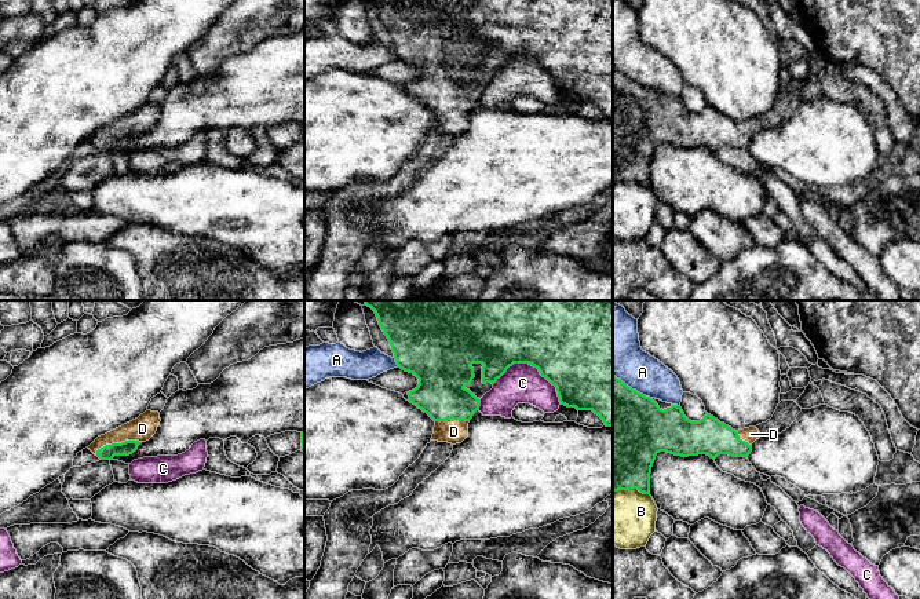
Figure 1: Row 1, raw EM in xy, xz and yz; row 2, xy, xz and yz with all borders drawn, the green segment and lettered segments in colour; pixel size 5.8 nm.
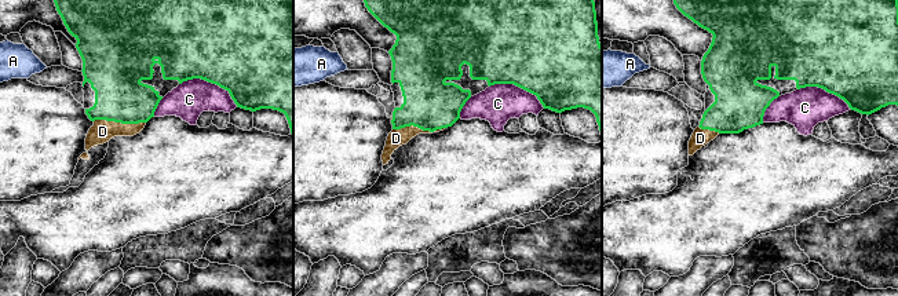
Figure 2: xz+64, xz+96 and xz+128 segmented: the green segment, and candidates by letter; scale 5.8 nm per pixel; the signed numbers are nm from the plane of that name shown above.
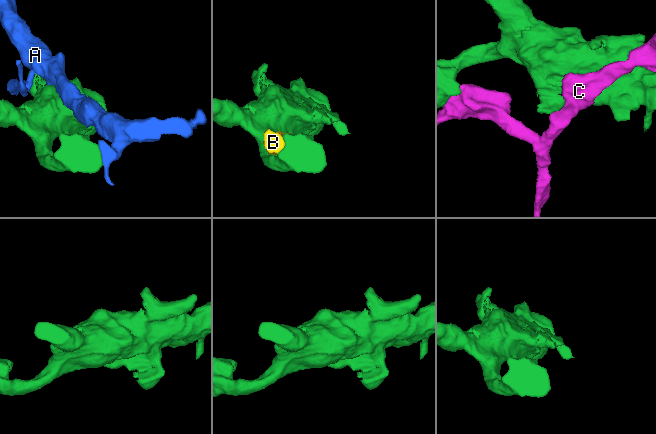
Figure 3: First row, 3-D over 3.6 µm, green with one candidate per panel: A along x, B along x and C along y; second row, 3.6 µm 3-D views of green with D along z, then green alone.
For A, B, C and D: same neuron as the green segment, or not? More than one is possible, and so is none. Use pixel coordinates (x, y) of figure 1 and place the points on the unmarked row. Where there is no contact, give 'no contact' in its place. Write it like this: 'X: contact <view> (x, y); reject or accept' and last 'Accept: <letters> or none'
A: contact yz (630, 79); reject
B: contact yz (631, 179); reject
C: contact xz (533, 57); reject
D: contact xy (116, 135); accept
Accept: D

